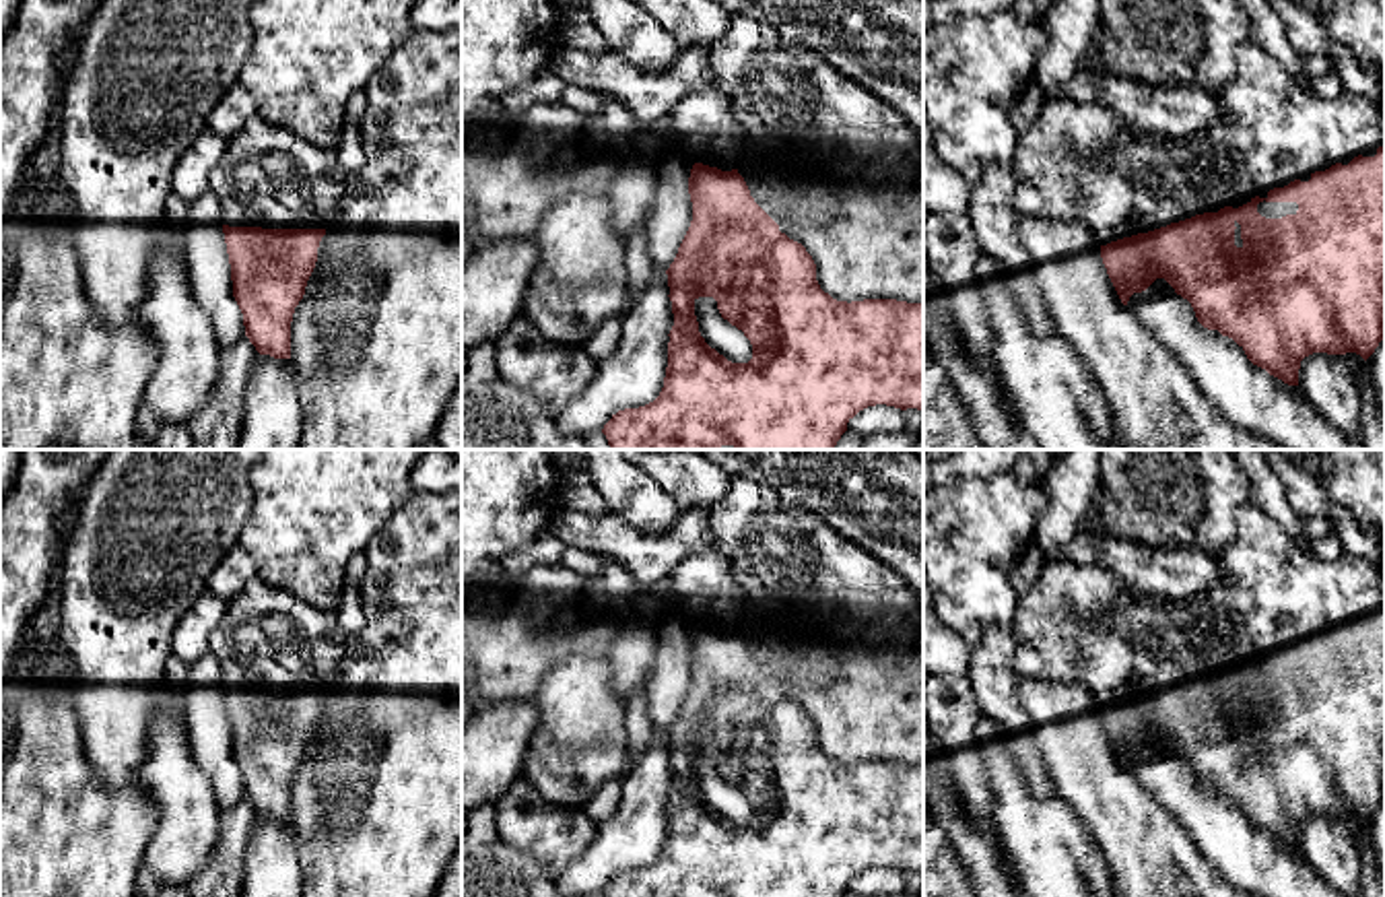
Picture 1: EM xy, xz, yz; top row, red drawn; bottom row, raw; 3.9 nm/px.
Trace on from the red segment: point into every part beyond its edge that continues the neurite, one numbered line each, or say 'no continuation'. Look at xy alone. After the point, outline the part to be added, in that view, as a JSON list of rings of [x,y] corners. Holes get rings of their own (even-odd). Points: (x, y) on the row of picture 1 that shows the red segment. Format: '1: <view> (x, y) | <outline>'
1: xy (271, 178) | [[[256,113],[227,138],[210,171],[210,194],[229,227],[330,229],[342,210],[346,179],[336,151]]]

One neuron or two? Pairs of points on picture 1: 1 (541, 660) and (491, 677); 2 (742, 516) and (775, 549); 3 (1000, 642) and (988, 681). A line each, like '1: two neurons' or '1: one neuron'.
1: one neuron
2: one neuron
3: one neuron

